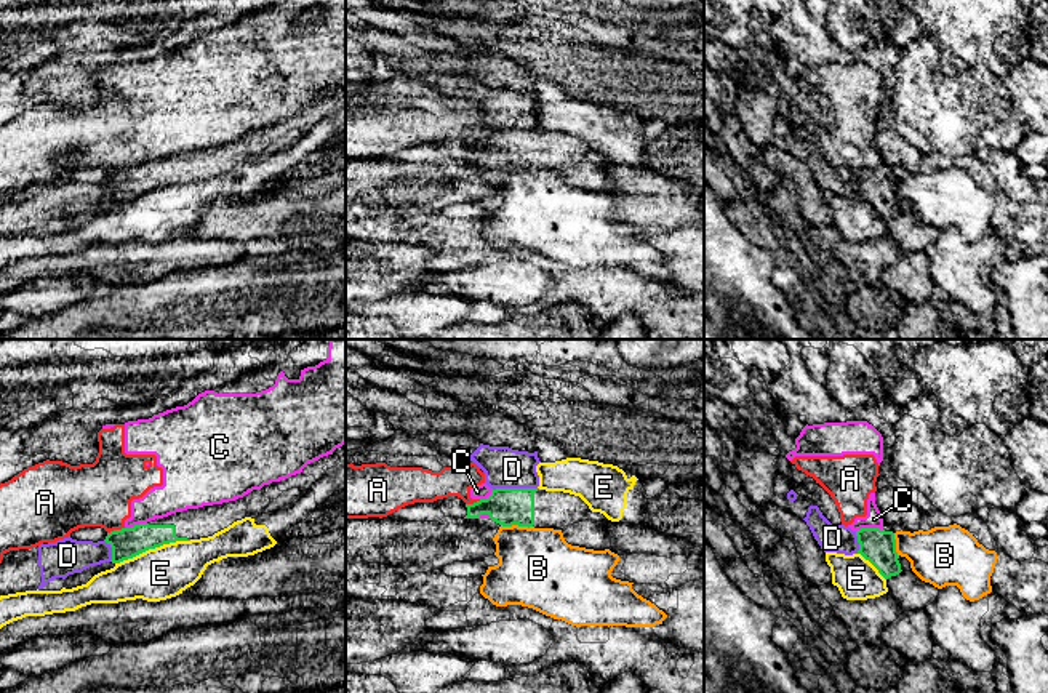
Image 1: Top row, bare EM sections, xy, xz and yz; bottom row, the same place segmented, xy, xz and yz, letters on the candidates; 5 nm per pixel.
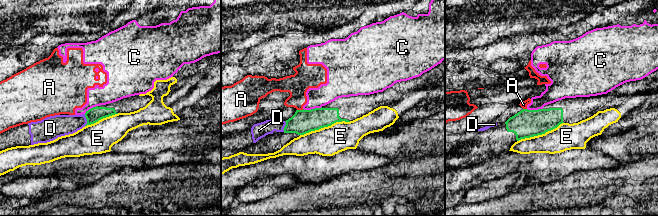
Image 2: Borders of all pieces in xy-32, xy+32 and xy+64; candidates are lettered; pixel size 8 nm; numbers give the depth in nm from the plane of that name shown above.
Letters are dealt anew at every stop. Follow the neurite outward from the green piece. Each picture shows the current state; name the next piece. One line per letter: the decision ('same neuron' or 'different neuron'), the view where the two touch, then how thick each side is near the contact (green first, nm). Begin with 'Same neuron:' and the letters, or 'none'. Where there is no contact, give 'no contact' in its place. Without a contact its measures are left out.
Same neuron: none
A: different neuron | xz | 190/160 nm
B: different neuron | xz | 190/400 nm
C: different neuron | yz | 170/80 nm
D: different neuron | xz | 190/200 nm
E: different neuron | xy | 160/260 nm

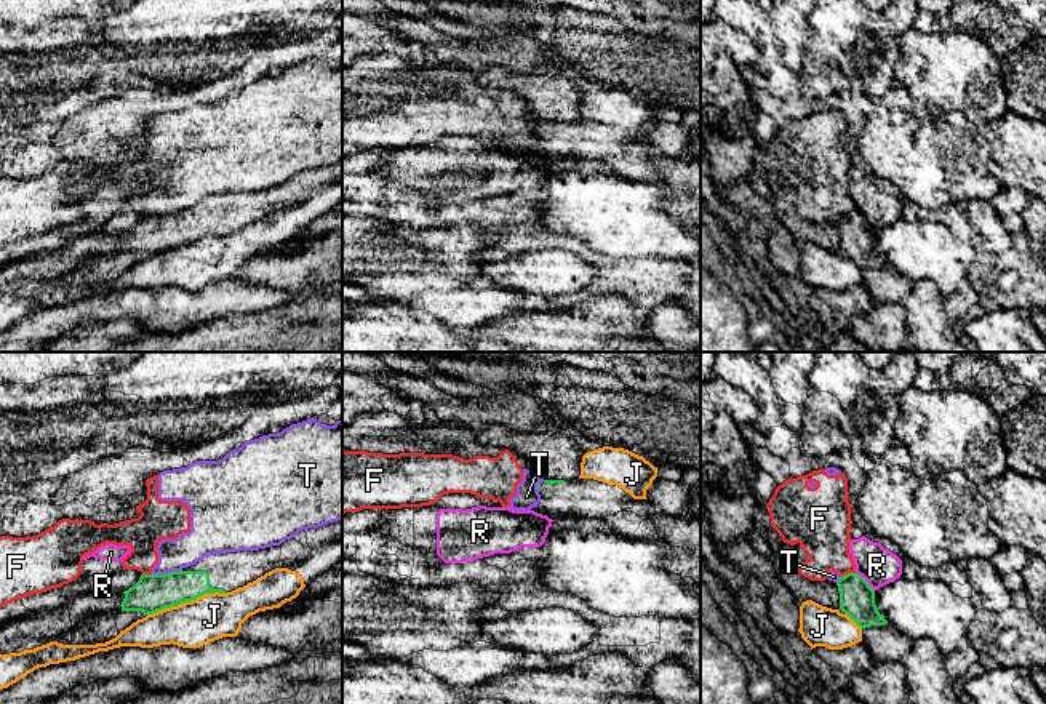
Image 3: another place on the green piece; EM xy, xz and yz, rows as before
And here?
Same neuron: none
F: different neuron | yz | 180/260 nm
J: different neuron | xy | 190/240 nm
R: different neuron | yz | 180/190 nm
T: different neuron | xy | 190/170 nm

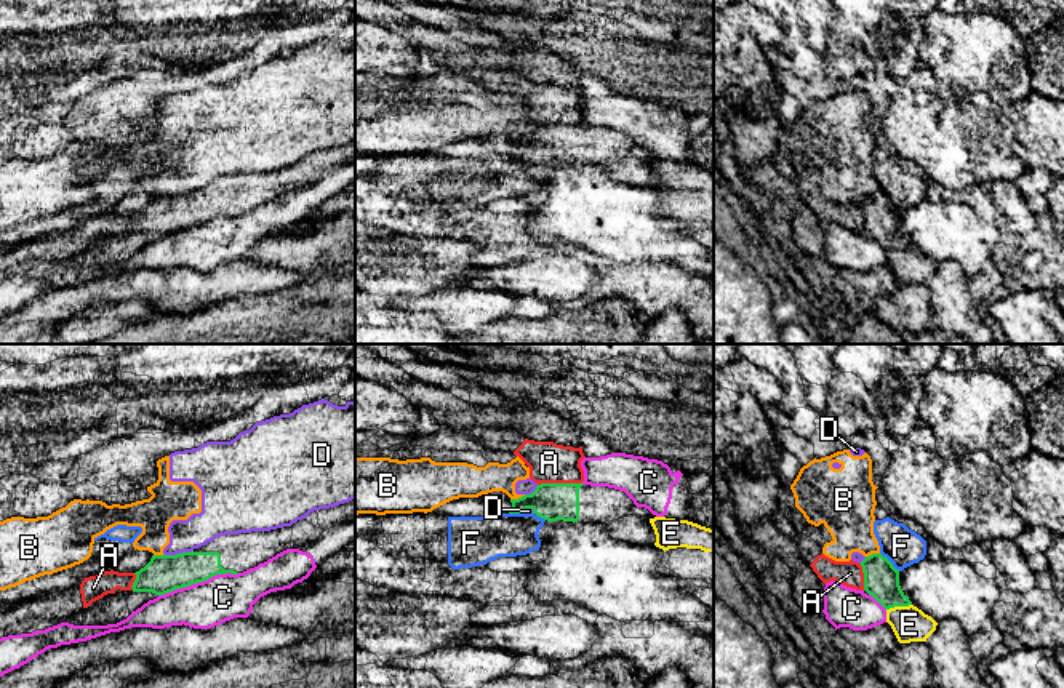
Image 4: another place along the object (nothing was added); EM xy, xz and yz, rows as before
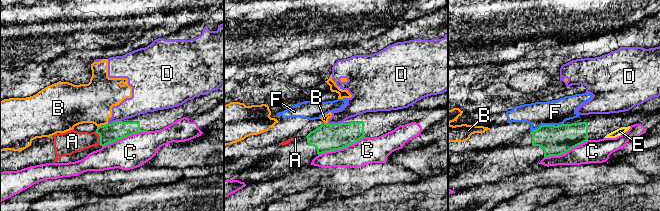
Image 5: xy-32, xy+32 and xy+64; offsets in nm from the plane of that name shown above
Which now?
Same neuron: none
A: different neuron | xz | 190/200 nm
B: different neuron | xz | 190/160 nm
C: different neuron | xy | 190/240 nm
D: different neuron | xy | 190/170 nm
E: different neuron | yz | 180/180 nm
F: different neuron | yz | 180/190 nm

